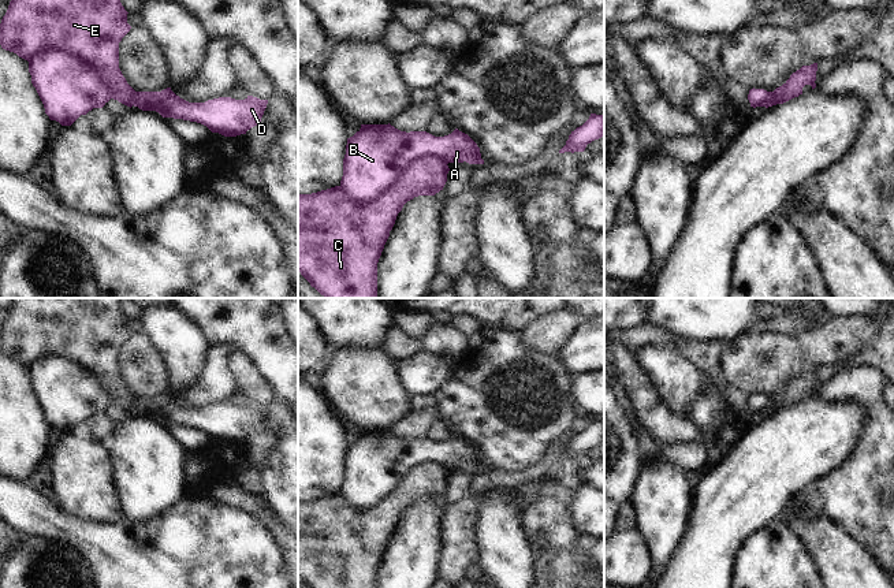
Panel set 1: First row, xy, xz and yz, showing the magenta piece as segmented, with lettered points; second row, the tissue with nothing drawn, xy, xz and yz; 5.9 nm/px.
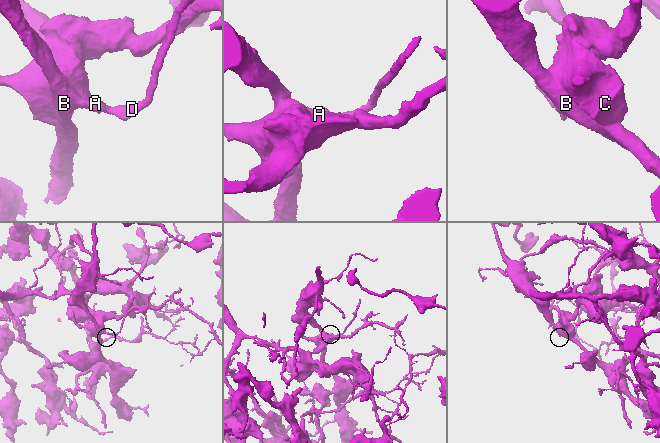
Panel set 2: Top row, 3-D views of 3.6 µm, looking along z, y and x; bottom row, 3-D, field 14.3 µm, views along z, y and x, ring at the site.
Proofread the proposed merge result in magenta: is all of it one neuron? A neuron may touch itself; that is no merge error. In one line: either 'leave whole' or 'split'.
split

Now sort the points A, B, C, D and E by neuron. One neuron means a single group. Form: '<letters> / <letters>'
A B D / C E

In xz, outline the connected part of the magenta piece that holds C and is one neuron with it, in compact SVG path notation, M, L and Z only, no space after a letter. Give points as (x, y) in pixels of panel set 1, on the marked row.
M440 156L413 160L399 178L370 202L351 200L342 186L312 194L298 194L298 271L325 298L377 298L377 263L403 205L418 196L443 190L450 168Z

